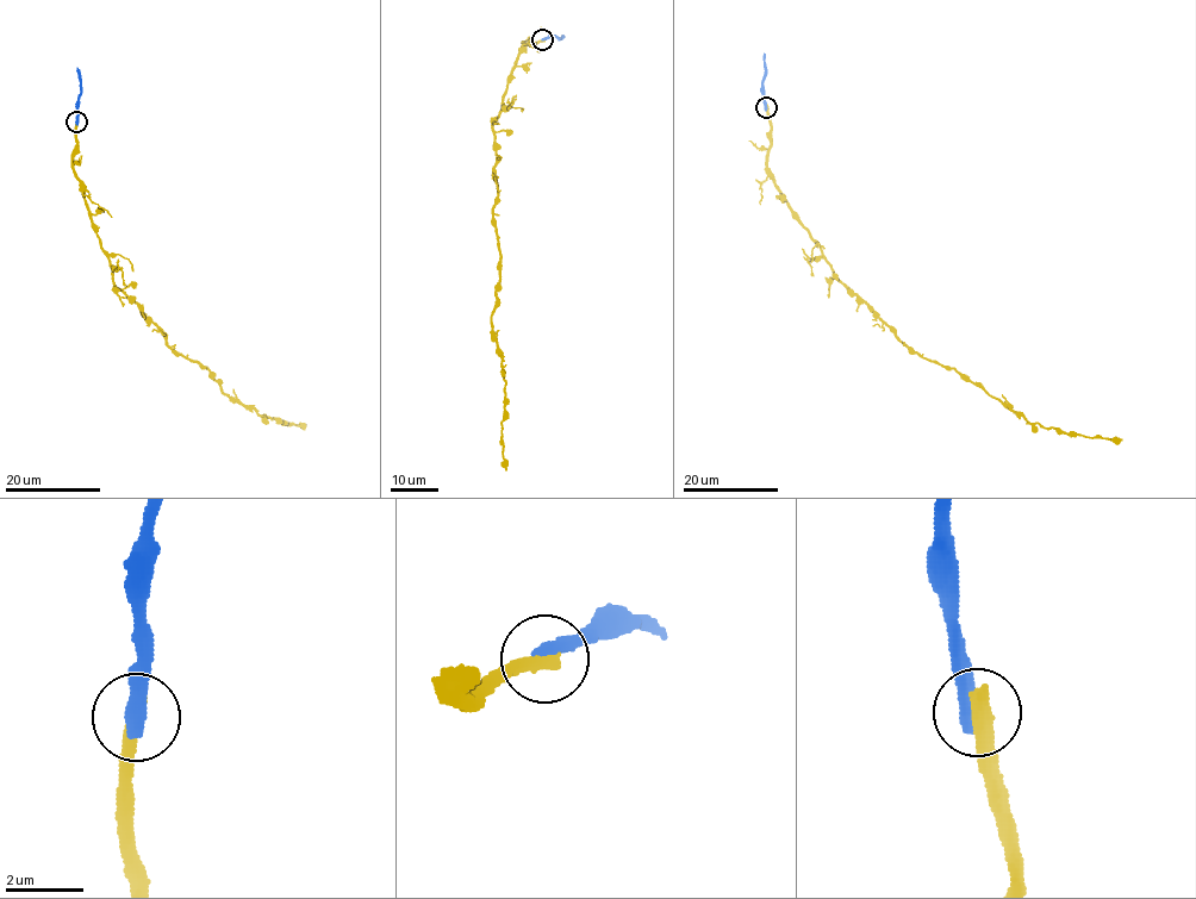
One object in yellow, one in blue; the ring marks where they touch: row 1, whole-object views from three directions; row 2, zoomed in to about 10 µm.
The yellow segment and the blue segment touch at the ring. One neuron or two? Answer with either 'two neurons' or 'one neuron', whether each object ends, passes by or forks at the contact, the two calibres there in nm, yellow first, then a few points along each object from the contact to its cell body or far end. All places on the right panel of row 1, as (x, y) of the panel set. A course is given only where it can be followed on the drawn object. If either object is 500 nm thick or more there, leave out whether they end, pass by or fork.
two neurons; yellow ends there; blue ends there; 400 nm thick on the yellow side, 440 nm on the other; yellow runs (766, 108), (767, 173), (838, 278), (899, 341), (954, 367), (1029, 423), (1121, 438); blue runs (766, 108), (764, 52)

